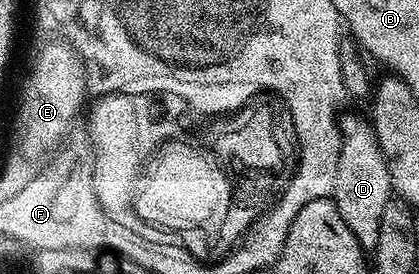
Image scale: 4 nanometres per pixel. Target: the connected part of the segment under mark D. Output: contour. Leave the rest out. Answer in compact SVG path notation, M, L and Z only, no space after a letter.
M348 114L339 121L341 143L331 199L338 206L338 214L342 214L342 222L346 222L354 238L358 238L360 247L375 250L382 210L386 210L388 201L394 196L389 168L377 142L376 132L365 117L363 119L356 114Z

